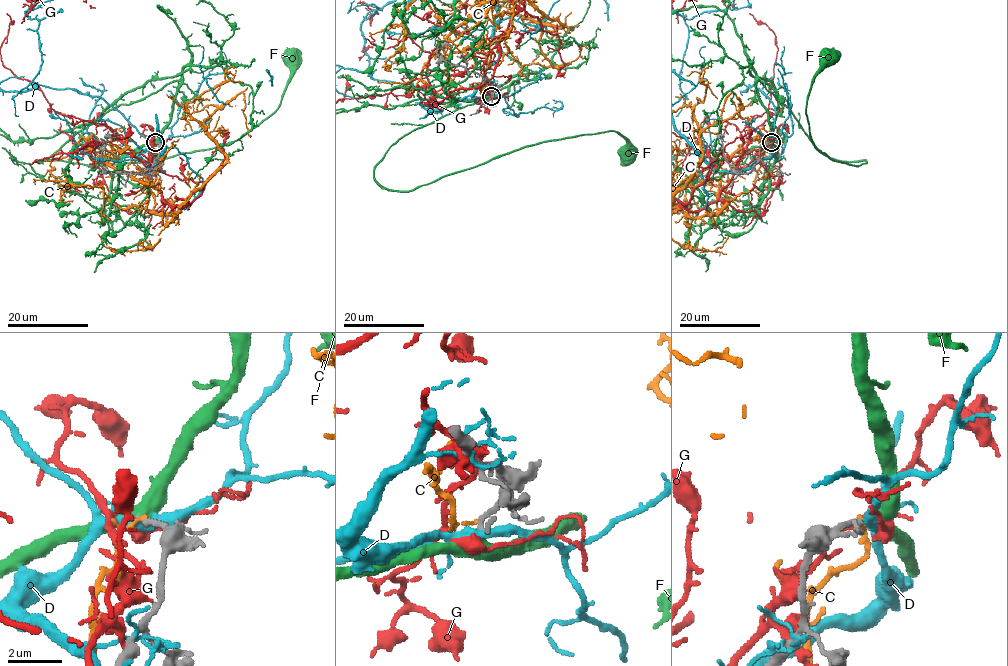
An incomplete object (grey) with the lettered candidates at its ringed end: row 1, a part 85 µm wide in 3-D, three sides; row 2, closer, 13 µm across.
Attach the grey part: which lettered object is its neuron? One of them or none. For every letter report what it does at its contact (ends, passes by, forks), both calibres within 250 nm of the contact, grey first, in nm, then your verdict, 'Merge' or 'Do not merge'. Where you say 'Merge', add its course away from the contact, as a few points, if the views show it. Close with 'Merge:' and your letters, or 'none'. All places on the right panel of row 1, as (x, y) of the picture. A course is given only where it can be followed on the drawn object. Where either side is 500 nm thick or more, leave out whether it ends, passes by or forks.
C: It passes by. Thickness 280 nm (grey) against 80 nm. Do not merge
D: It passes by. Thickness 220 nm (grey) against 360 nm. Do not merge
F: It passes by. Thickness 200 nm (grey) against 460 nm. Merge. Its course: (771, 142), (758, 81), (826, 156), (865, 163), (837, 162), (811, 140), (807, 95), (825, 58)
G: It passes by. Thickness 200 nm (grey) against 400 nm. Do not merge
Merge: F

